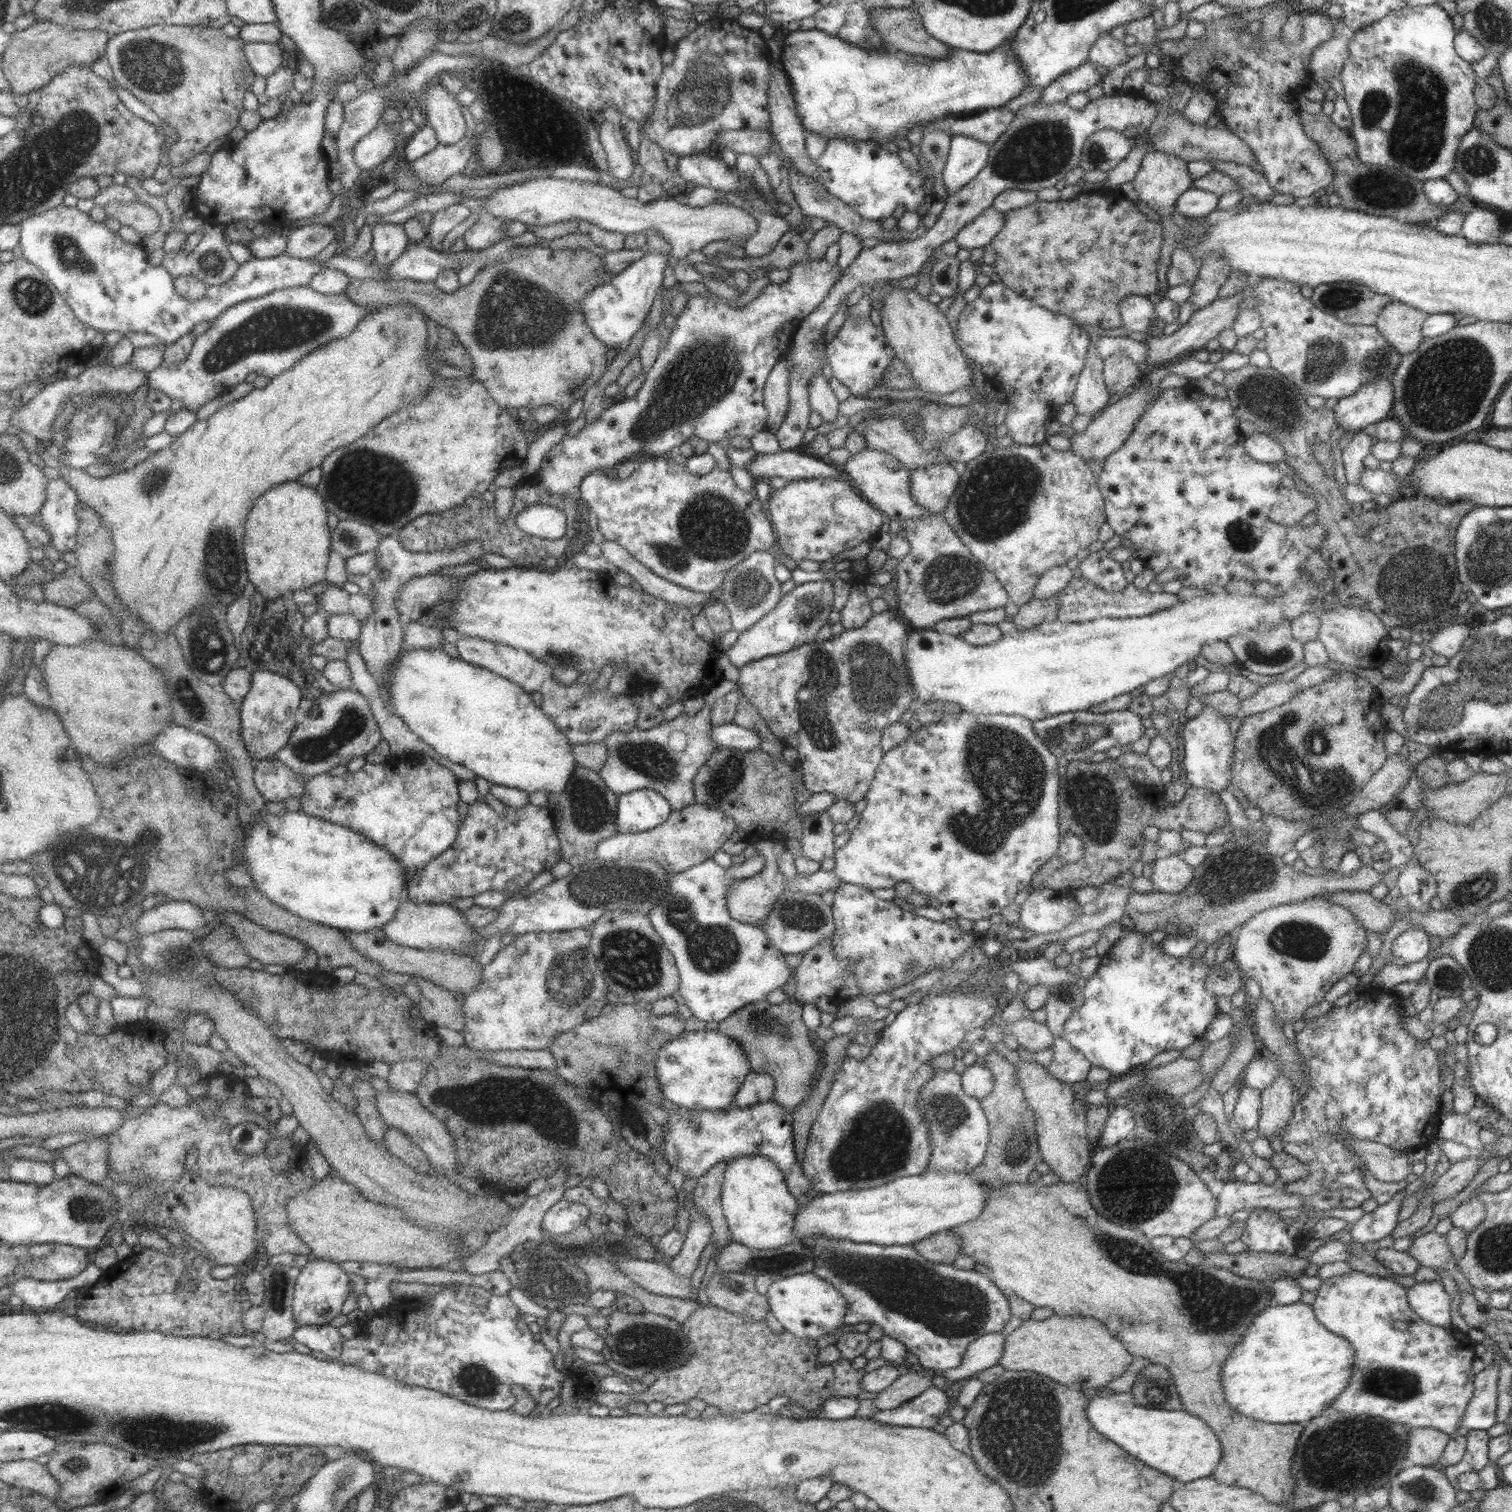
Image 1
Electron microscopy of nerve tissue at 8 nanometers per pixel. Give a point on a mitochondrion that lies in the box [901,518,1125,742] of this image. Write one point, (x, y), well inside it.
(949, 579)

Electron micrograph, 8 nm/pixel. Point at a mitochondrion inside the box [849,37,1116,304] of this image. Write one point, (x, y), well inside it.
(1039, 150)

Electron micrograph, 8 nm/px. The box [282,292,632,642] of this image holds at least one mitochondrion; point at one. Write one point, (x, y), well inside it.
(390, 505)

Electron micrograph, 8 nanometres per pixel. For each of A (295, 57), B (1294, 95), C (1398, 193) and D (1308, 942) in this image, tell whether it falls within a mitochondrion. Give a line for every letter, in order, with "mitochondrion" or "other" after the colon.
A: other
B: other
C: mitochondrion
D: mitochondrion

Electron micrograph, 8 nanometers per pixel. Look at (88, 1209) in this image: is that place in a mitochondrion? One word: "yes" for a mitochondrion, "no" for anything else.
yes

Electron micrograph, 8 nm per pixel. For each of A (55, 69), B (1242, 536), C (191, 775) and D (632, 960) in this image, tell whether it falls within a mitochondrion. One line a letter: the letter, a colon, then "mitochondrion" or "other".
A: other
B: mitochondrion
C: other
D: mitochondrion

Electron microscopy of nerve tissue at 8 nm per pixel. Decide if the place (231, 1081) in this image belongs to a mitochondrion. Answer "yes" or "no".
no

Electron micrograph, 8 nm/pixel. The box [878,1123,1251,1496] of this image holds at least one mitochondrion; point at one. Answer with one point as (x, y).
(1012, 1447)

